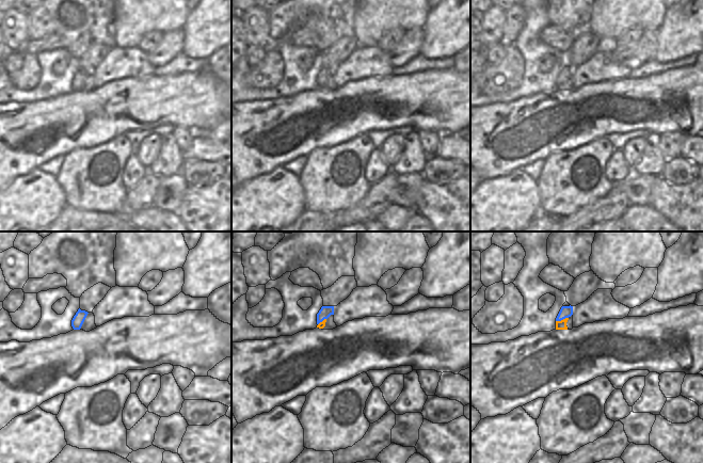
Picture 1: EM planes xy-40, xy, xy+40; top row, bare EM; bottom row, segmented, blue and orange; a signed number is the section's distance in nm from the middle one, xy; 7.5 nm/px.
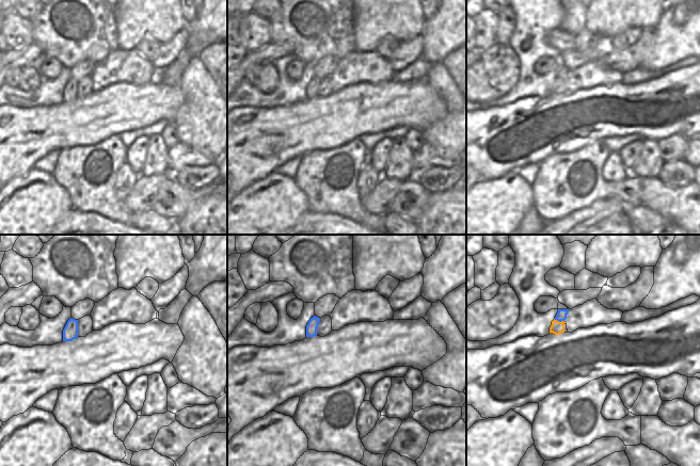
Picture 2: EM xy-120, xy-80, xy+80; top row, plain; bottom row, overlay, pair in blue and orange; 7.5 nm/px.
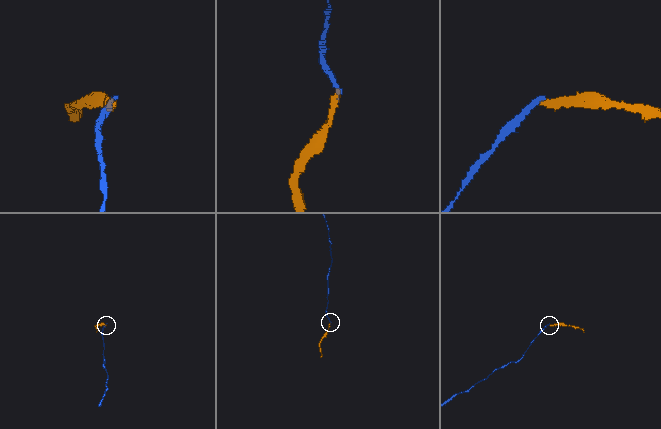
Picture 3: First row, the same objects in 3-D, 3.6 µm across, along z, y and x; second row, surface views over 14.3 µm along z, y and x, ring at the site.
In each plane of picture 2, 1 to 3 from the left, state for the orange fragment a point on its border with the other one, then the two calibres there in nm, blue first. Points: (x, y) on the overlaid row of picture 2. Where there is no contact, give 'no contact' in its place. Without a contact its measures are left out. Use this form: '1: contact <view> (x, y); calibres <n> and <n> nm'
1: no contact
2: no contact
3: contact xy+80 (559, 321); calibres 80 and 100 nm

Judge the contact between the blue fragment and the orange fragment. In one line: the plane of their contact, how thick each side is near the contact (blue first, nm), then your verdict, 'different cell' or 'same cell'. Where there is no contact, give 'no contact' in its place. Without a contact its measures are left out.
xy+40 | 90/70 nm | different cell

